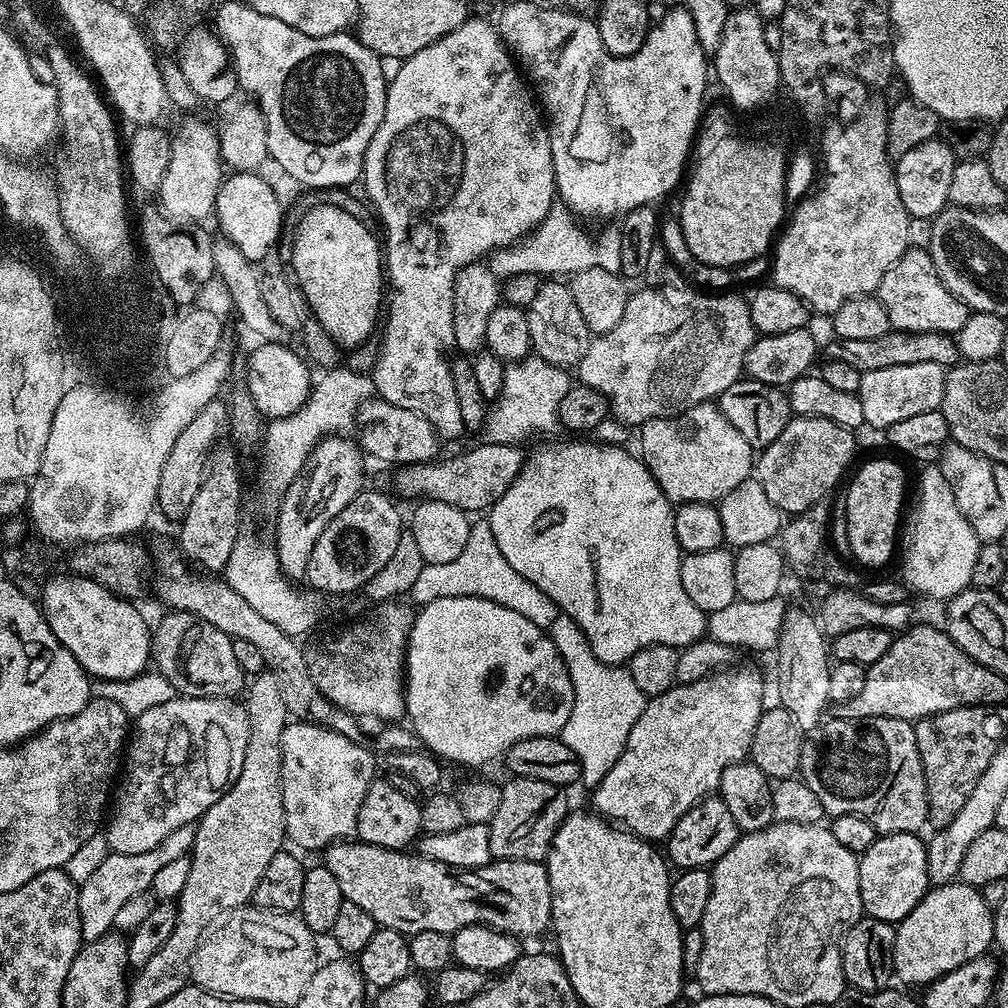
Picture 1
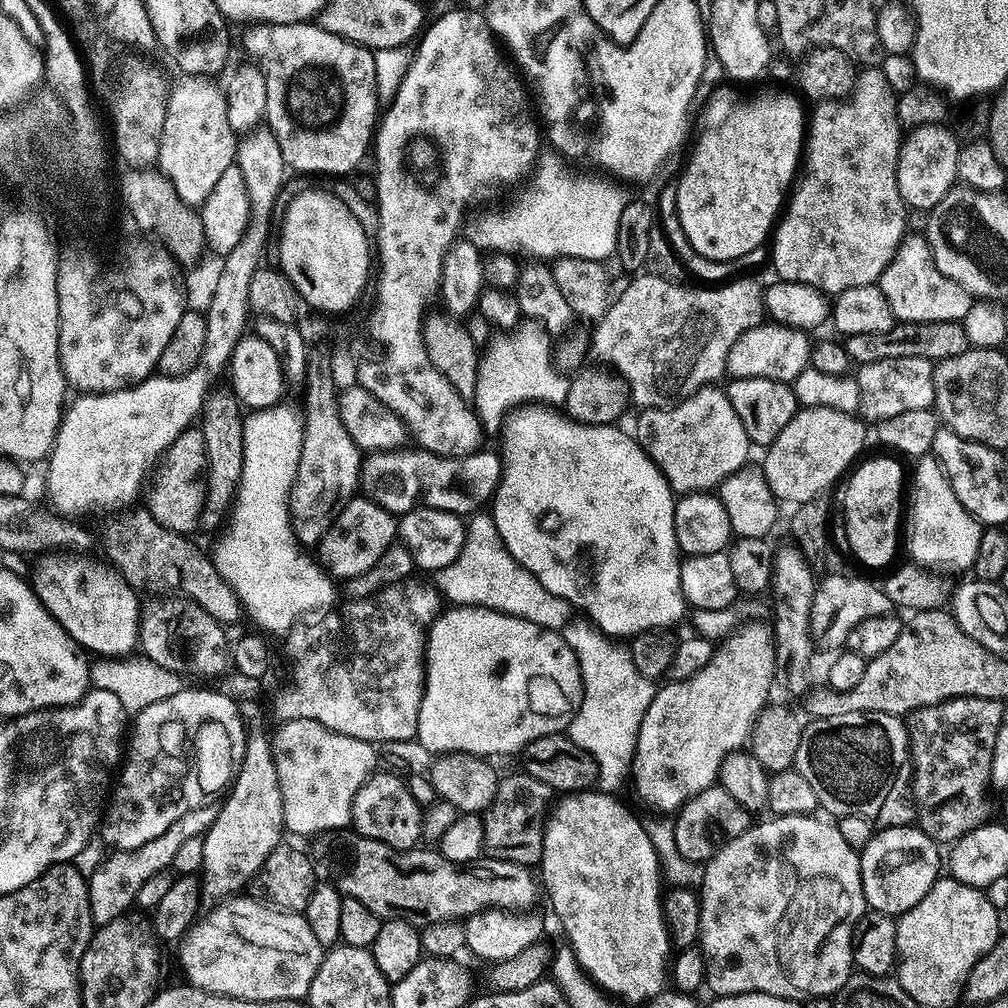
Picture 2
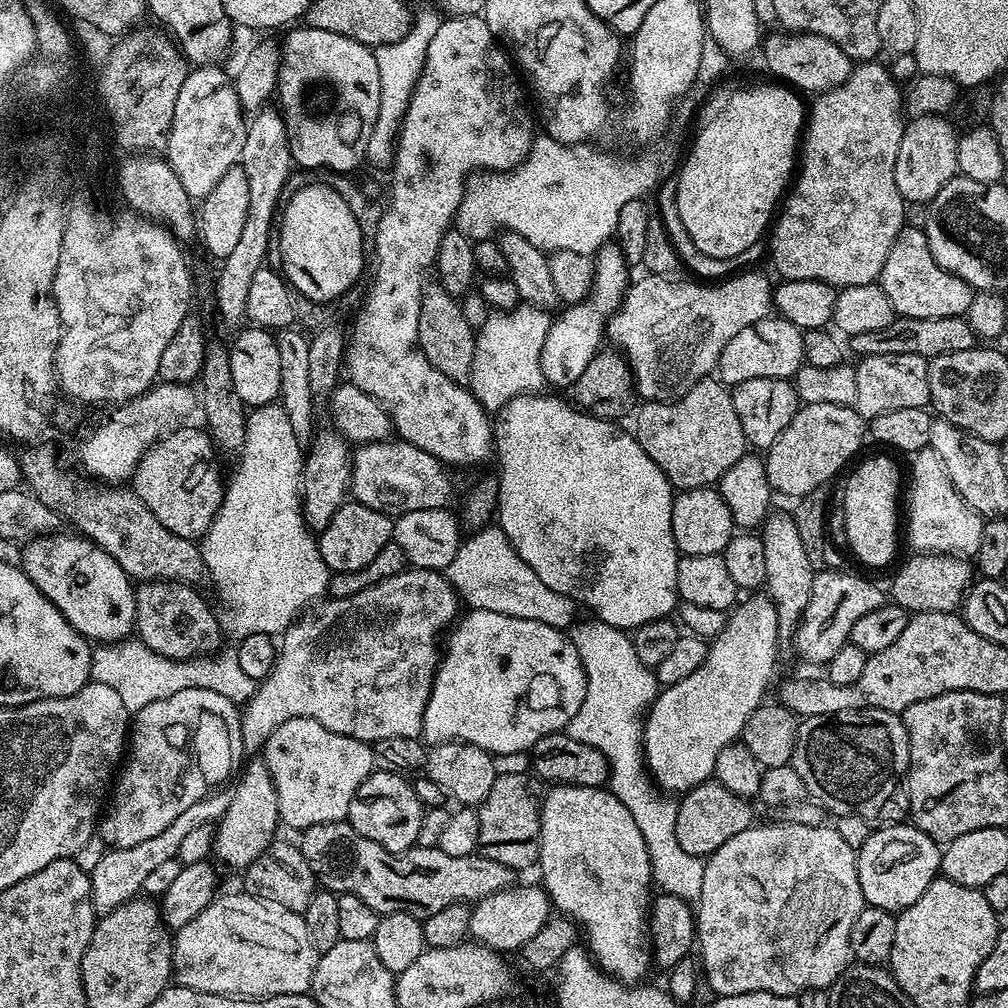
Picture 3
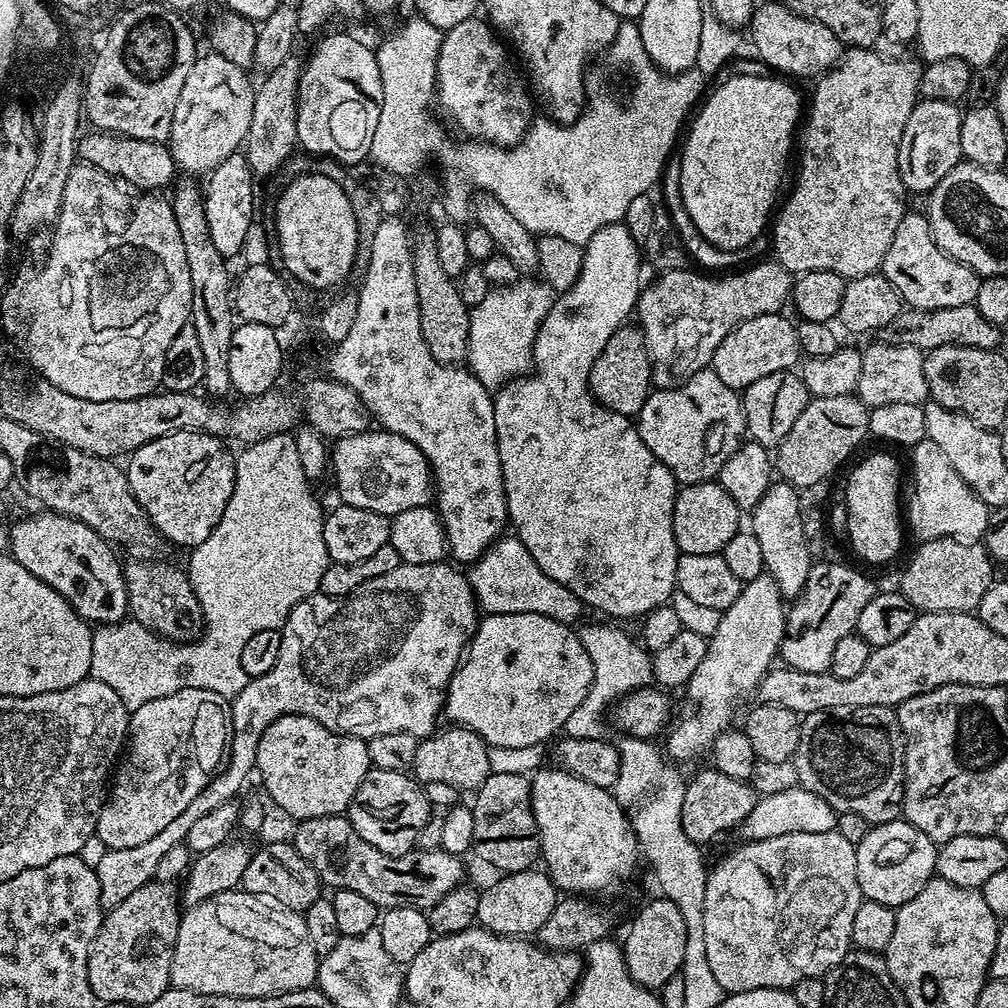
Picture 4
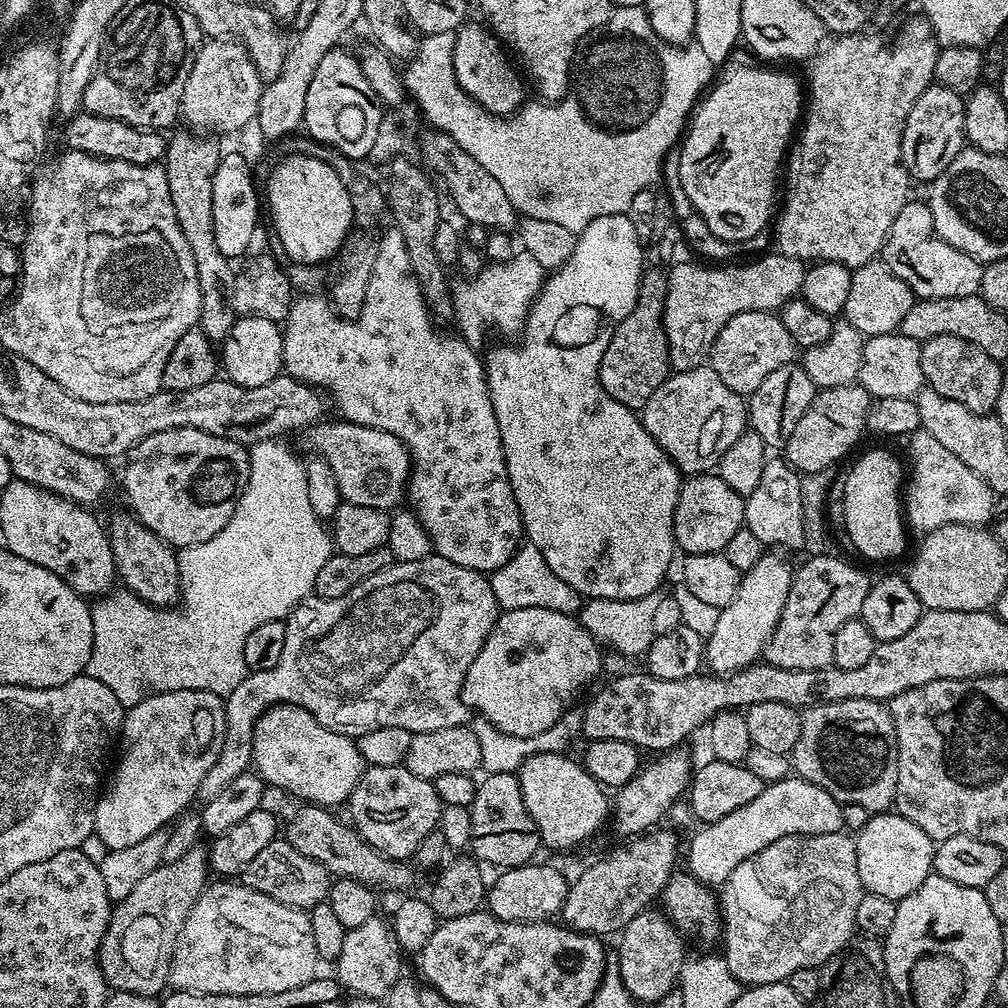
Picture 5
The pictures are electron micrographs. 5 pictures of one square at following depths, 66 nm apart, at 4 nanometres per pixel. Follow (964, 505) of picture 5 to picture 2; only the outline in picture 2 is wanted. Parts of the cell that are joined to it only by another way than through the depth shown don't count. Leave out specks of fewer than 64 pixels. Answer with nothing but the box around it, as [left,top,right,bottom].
[902,454,982,574]

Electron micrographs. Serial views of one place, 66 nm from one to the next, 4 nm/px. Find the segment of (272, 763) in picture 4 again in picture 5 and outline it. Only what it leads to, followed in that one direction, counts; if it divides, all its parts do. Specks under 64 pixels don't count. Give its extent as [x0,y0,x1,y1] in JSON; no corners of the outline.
[252,704,366,806]

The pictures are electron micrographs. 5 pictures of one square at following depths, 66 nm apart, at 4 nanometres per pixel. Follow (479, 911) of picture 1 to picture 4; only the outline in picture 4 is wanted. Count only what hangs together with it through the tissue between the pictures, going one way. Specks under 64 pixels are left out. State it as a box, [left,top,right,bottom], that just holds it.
[290,815,465,910]

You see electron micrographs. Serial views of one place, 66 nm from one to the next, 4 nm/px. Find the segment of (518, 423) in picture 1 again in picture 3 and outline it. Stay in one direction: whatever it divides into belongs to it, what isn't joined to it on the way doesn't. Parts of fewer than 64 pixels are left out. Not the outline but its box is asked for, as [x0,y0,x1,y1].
[467,302,554,414]

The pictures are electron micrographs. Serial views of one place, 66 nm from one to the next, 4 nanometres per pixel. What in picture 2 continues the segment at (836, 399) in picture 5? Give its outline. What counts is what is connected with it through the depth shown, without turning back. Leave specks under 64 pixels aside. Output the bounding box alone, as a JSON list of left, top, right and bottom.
[762,407,865,506]

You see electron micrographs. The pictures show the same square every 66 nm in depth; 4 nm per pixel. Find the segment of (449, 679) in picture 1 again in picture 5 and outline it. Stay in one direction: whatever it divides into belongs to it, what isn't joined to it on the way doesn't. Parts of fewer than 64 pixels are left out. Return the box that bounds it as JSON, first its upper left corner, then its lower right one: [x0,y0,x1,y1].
[460,606,602,737]

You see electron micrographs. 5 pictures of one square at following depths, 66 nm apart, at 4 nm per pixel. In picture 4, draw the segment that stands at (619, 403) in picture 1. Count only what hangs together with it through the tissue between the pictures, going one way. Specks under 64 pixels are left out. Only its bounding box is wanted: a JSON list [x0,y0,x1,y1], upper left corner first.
[634,258,793,388]

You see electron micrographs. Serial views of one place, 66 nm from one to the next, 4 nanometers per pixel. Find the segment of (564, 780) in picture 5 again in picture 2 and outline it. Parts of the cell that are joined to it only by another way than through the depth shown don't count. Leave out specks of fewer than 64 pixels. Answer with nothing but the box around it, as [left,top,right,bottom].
[538,791,674,1005]

